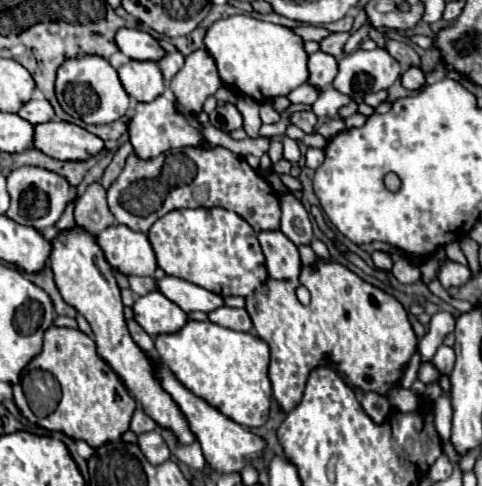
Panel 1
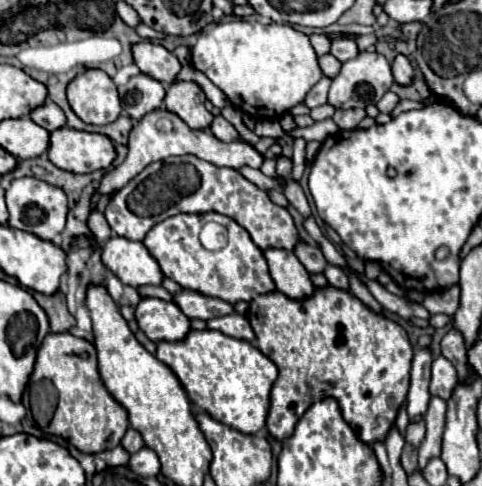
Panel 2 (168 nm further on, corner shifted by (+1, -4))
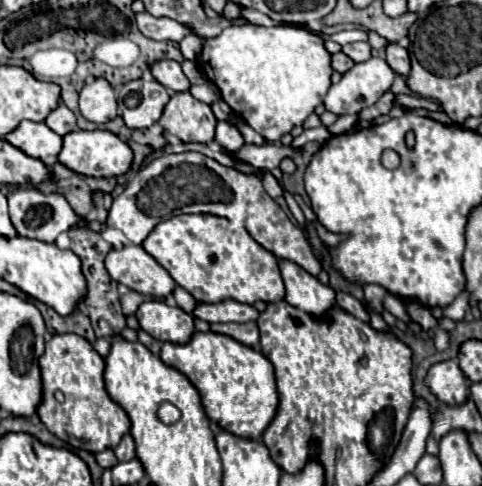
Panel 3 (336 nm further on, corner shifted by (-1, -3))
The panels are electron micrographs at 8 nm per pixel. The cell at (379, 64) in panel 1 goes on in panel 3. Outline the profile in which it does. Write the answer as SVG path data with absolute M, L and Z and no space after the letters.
M372 57L356 63L342 75L342 81L332 85L326 95L326 109L336 115L360 113L364 107L374 105L392 85L394 71L382 57Z

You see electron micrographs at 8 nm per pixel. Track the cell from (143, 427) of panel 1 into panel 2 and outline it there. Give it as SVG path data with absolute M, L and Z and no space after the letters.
M128 428L128 432L126 432L126 434L124 434L124 438L122 438L122 446L124 446L130 454L138 452L138 450L144 446L142 434L140 434L138 430L134 430L134 428Z

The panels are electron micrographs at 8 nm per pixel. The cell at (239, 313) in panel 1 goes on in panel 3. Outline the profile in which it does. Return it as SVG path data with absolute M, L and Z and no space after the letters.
M250 321L250 323L212 323L210 329L214 333L228 335L248 347L258 347L258 343L260 343L258 325L254 321Z

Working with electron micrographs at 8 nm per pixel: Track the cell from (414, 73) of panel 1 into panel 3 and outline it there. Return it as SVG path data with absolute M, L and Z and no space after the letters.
M388 43L386 45L386 63L392 67L392 71L396 71L404 77L410 73L408 51L404 47L400 47L398 43Z

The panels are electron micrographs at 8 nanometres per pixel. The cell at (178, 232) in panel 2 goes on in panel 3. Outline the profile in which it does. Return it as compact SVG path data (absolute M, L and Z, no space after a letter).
M176 215L152 229L152 233L142 241L142 247L172 275L172 279L184 287L198 303L220 303L226 299L234 299L240 303L256 303L256 301L280 301L284 299L284 285L278 269L278 257L268 253L260 243L252 241L250 233L230 223L228 219L216 215Z

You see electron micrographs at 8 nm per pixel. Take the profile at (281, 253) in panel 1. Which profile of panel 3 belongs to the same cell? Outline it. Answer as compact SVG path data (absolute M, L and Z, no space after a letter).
M282 259L280 273L286 285L286 301L292 307L304 309L306 313L320 317L320 313L326 313L336 305L334 289L322 285L314 275L306 273L296 263Z

